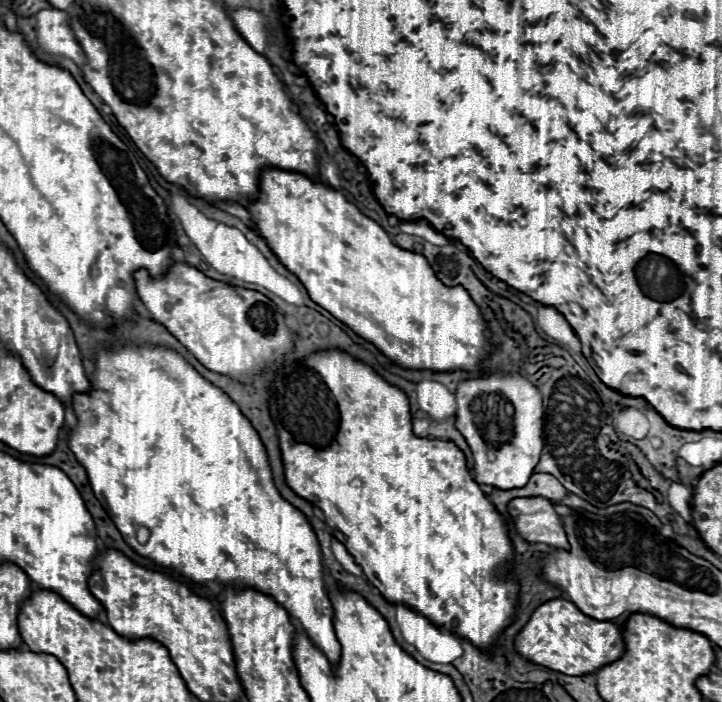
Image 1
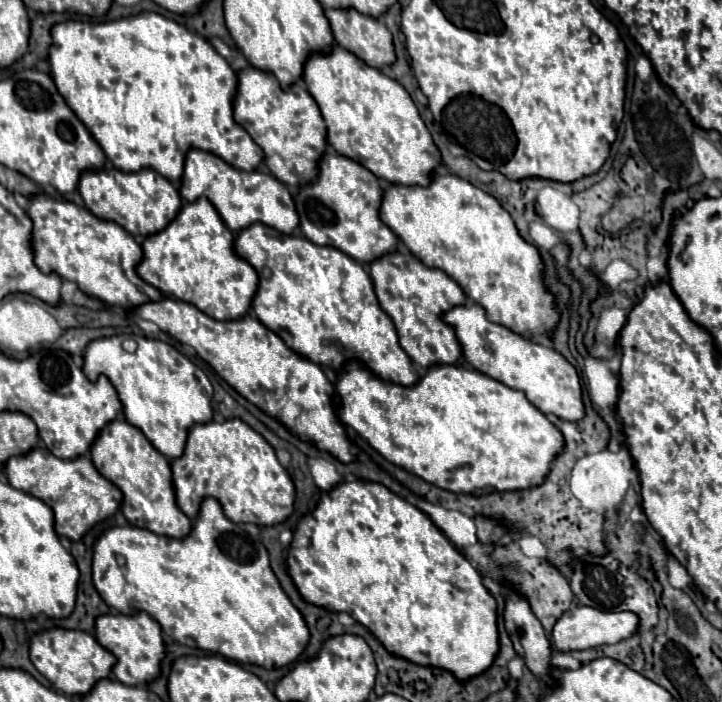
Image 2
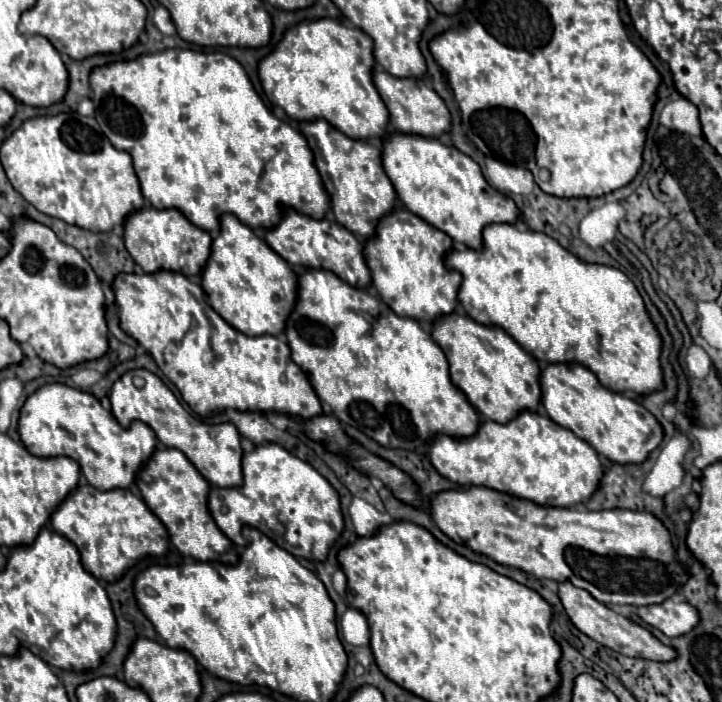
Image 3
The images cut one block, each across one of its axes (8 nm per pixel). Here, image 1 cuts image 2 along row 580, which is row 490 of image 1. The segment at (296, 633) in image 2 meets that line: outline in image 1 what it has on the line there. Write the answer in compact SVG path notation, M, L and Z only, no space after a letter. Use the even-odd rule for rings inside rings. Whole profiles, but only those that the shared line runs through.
M122 346L116 350L102 350L96 356L96 372L94 372L94 386L88 394L76 394L74 396L74 412L78 416L78 426L70 432L70 450L76 454L78 462L86 468L90 486L94 490L94 496L98 496L102 508L110 514L116 528L120 530L122 538L140 554L150 558L152 562L160 564L162 568L174 570L178 576L192 580L194 584L208 584L218 582L220 586L228 586L234 590L252 588L256 592L262 592L270 596L276 604L286 608L290 616L302 626L302 630L308 634L308 638L322 650L322 654L328 658L332 666L338 666L340 662L340 642L336 640L334 632L334 608L328 598L328 590L324 584L324 570L322 570L322 550L316 538L316 532L308 518L292 506L288 500L280 496L280 492L274 486L272 470L268 464L266 448L258 436L258 432L252 428L252 424L244 418L244 414L238 410L238 406L214 384L204 380L180 354L166 350L166 348L152 348L152 346ZM140 528L148 528L150 538L146 544L140 544L136 534Z

